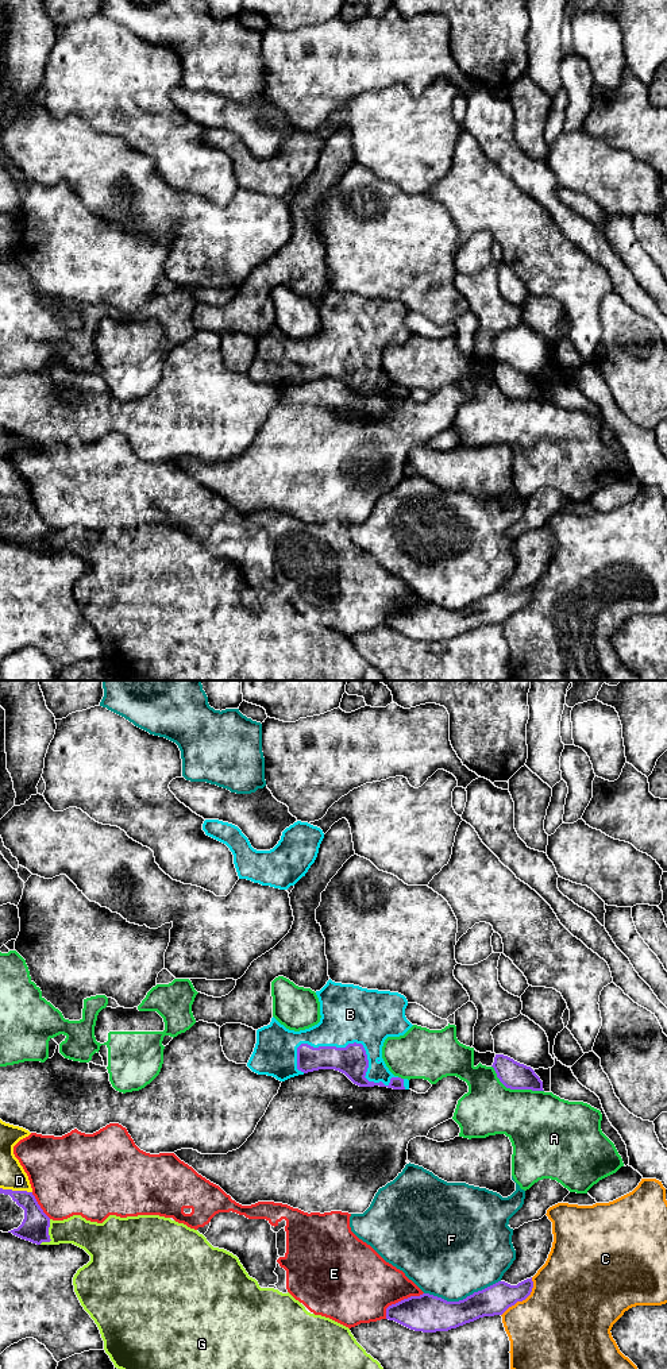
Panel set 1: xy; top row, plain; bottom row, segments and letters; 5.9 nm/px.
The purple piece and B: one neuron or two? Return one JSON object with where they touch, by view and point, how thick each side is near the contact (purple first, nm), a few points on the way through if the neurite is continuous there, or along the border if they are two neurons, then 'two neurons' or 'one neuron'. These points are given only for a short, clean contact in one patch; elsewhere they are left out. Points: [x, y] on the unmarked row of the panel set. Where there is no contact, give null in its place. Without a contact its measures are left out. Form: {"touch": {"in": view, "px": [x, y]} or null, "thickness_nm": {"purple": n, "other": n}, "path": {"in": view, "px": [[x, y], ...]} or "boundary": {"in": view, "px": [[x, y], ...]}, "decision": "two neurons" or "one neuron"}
{"touch": {"in": "xy", "px": [362, 354]}, "thickness_nm": {"purple": 180, "other": 340}, "decision": "one neuron"}

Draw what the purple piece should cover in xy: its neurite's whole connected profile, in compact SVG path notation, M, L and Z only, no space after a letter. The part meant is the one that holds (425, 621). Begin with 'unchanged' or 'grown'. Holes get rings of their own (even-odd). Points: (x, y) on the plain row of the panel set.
unchanged | M532 586L517 594L498 590L459 610L423 602L386 617L386 628L423 641L448 640L483 625L502 624L517 610L525 609L533 597Z

